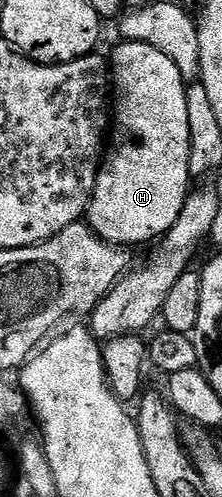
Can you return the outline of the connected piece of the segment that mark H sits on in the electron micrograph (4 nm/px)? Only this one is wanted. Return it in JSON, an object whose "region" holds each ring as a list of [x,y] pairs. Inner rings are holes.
{"region":[[[120,42],[120,47],[112,55],[109,55],[109,74],[113,80],[113,123],[119,126],[119,135],[112,134],[109,139],[109,154],[105,162],[100,166],[97,185],[95,186],[95,198],[89,208],[89,226],[96,235],[105,243],[112,245],[128,245],[127,243],[147,243],[150,239],[166,236],[167,232],[175,226],[179,220],[179,214],[183,212],[187,199],[187,186],[193,183],[190,171],[191,133],[189,123],[188,84],[185,82],[181,69],[161,53],[161,49],[153,49],[153,45],[144,43]]]}

